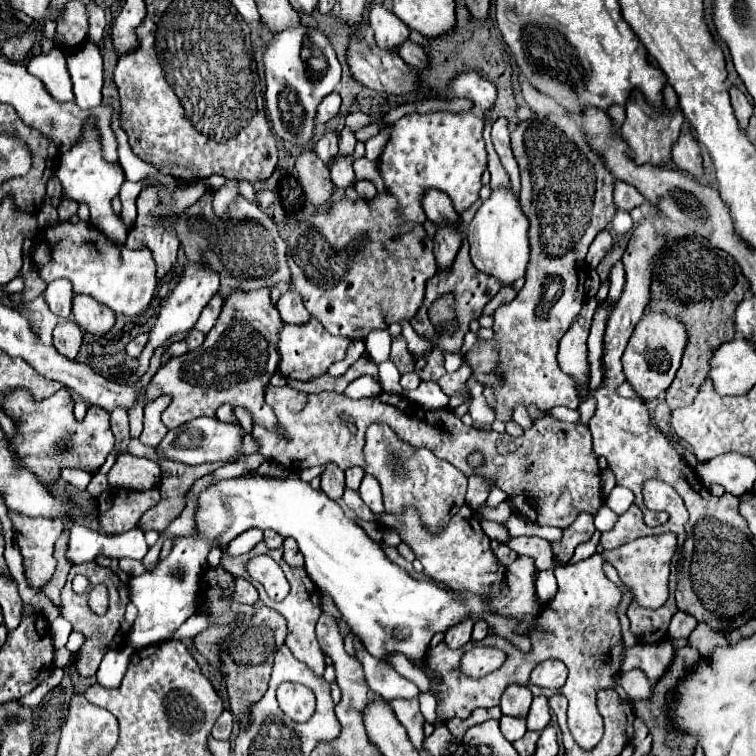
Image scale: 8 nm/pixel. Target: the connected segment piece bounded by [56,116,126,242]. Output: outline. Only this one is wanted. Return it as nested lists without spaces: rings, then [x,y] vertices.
[[[88,116],[84,126],[82,126],[82,136],[80,140],[60,156],[60,164],[58,164],[58,172],[56,176],[62,182],[62,192],[66,198],[72,198],[76,202],[86,202],[90,208],[90,222],[94,226],[98,226],[100,230],[104,230],[104,234],[110,240],[116,242],[124,242],[126,240],[126,226],[122,224],[120,216],[116,216],[112,212],[110,200],[114,196],[118,196],[124,178],[124,170],[120,164],[112,164],[106,162],[102,156],[102,142],[100,142],[100,132],[96,126],[96,116]]]

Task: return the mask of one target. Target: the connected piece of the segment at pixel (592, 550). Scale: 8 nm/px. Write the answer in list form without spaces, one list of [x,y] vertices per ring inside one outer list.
[[[596,532],[586,544],[582,544],[582,546],[578,546],[578,550],[574,552],[574,556],[570,558],[570,562],[568,564],[576,564],[576,562],[580,562],[580,560],[586,560],[586,558],[590,558],[592,554],[596,554],[596,544],[598,544],[598,536],[600,536],[600,532]]]

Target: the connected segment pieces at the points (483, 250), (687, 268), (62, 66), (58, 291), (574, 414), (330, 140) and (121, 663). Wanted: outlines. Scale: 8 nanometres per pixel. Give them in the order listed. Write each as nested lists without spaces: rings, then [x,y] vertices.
[[[502,186],[502,188],[492,190],[490,198],[482,202],[482,206],[478,208],[474,220],[470,222],[466,230],[466,236],[470,242],[472,264],[478,270],[498,278],[502,286],[508,286],[514,280],[522,278],[528,258],[530,258],[528,228],[530,228],[530,222],[526,214],[522,212],[520,198],[514,194],[512,186]]]
[[[702,236],[672,240],[666,244],[662,254],[658,254],[652,276],[650,310],[682,318],[682,322],[686,322],[690,330],[690,344],[686,346],[686,352],[682,356],[680,372],[676,372],[676,378],[666,392],[666,402],[672,410],[678,406],[686,406],[694,400],[698,386],[706,380],[710,372],[710,360],[714,352],[724,342],[734,340],[734,312],[736,306],[744,300],[746,290],[748,280],[744,278],[736,260],[724,250],[712,248],[710,242],[706,242],[706,238]]]
[[[52,48],[50,54],[38,54],[28,58],[26,70],[44,82],[44,88],[58,102],[74,102],[72,80],[66,70],[66,58],[60,48]]]
[[[54,280],[44,290],[44,300],[46,300],[48,308],[60,318],[70,316],[72,296],[74,296],[74,292],[72,292],[70,280]]]
[[[556,406],[556,408],[552,408],[552,410],[548,410],[546,414],[550,414],[550,416],[556,416],[556,418],[560,418],[560,420],[566,420],[566,422],[578,422],[578,410],[570,410],[570,408],[564,408],[564,406]]]
[[[326,130],[320,140],[314,144],[314,152],[328,162],[330,158],[334,158],[338,154],[338,134],[334,130]]]
[[[130,648],[110,650],[110,654],[106,654],[106,658],[102,660],[102,664],[96,672],[98,684],[104,686],[104,688],[118,688],[122,684],[126,670],[128,670],[130,656],[132,656]]]

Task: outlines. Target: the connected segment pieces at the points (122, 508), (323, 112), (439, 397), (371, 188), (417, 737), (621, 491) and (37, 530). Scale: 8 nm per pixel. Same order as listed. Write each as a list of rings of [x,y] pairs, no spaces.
[[[154,486],[146,492],[118,488],[114,504],[100,514],[100,532],[126,532],[138,526],[146,510],[156,506],[160,500],[160,488]]]
[[[332,92],[320,102],[318,114],[316,114],[316,122],[326,124],[332,116],[338,114],[338,110],[340,110],[340,96],[338,96],[338,92]]]
[[[420,382],[416,390],[406,390],[404,396],[408,396],[412,402],[428,410],[438,408],[438,406],[448,406],[448,396],[440,390],[436,382]]]
[[[368,180],[358,181],[354,188],[361,198],[372,199],[377,194],[376,187]]]
[[[412,698],[412,700],[394,699],[389,701],[389,704],[398,720],[400,720],[400,724],[406,728],[410,742],[416,748],[422,748],[422,742],[424,742],[424,732],[422,732],[424,716],[420,712],[418,698]]]
[[[614,486],[614,488],[610,490],[608,498],[606,498],[606,506],[608,506],[612,512],[616,512],[618,516],[624,514],[624,512],[630,508],[632,502],[634,502],[634,494],[632,494],[628,488],[622,488],[622,486]]]
[[[10,514],[16,544],[22,554],[24,576],[30,588],[40,590],[50,582],[56,570],[54,544],[62,534],[62,522],[52,522],[46,518],[22,518],[20,514]]]

